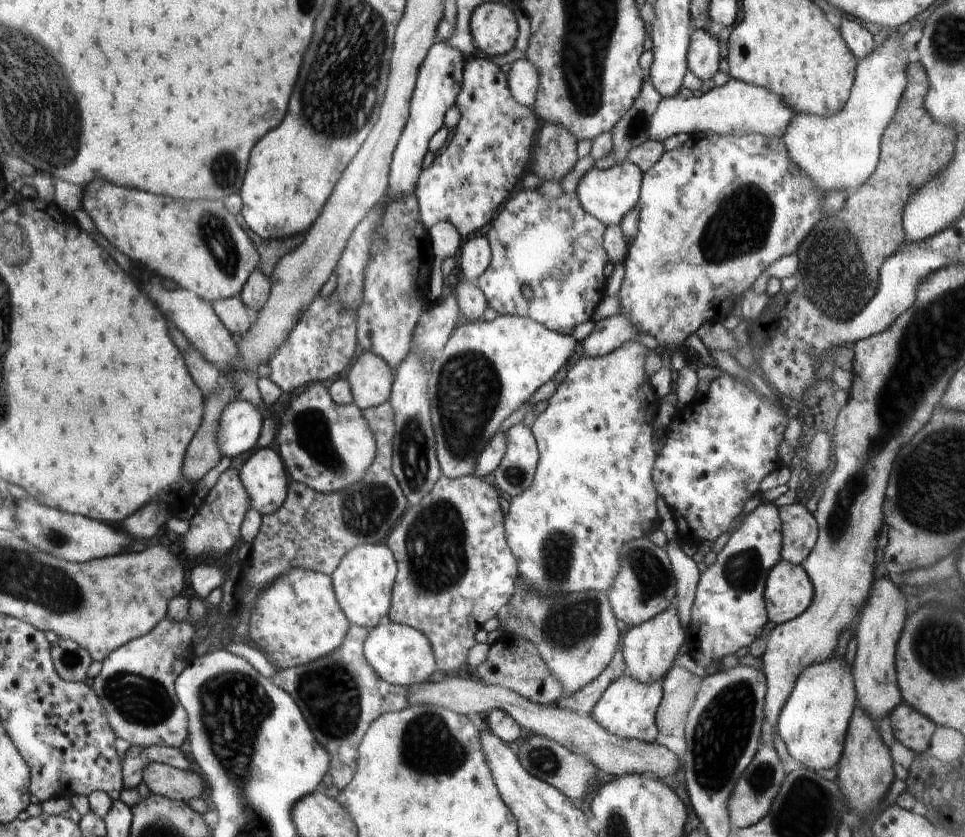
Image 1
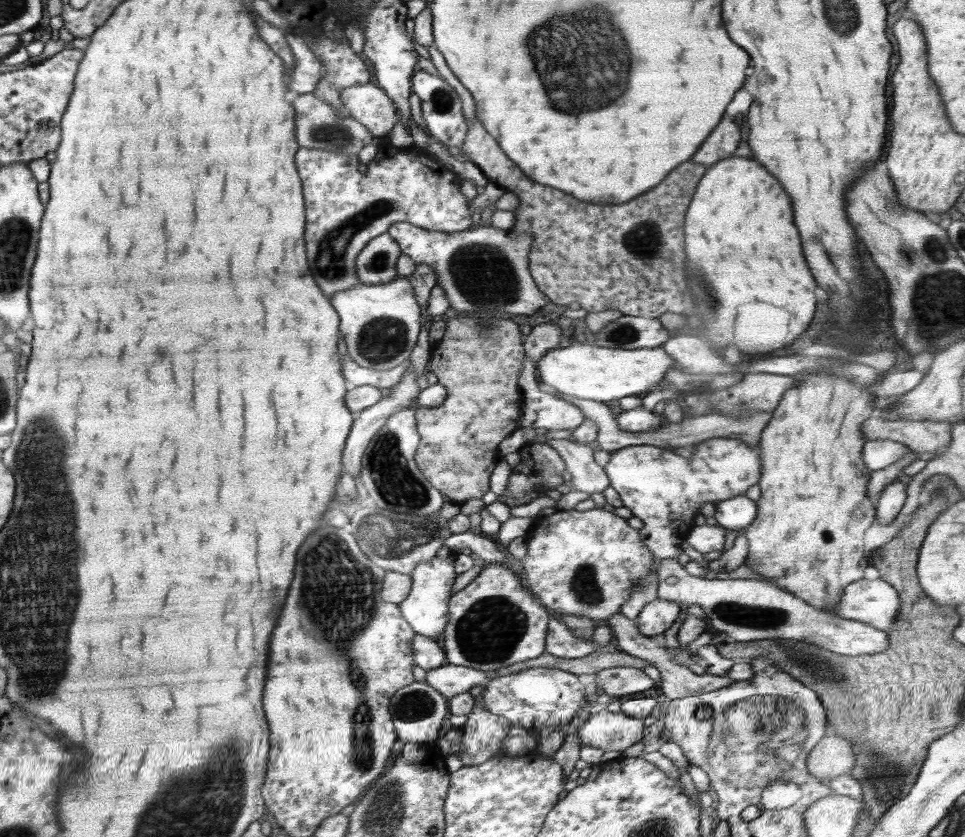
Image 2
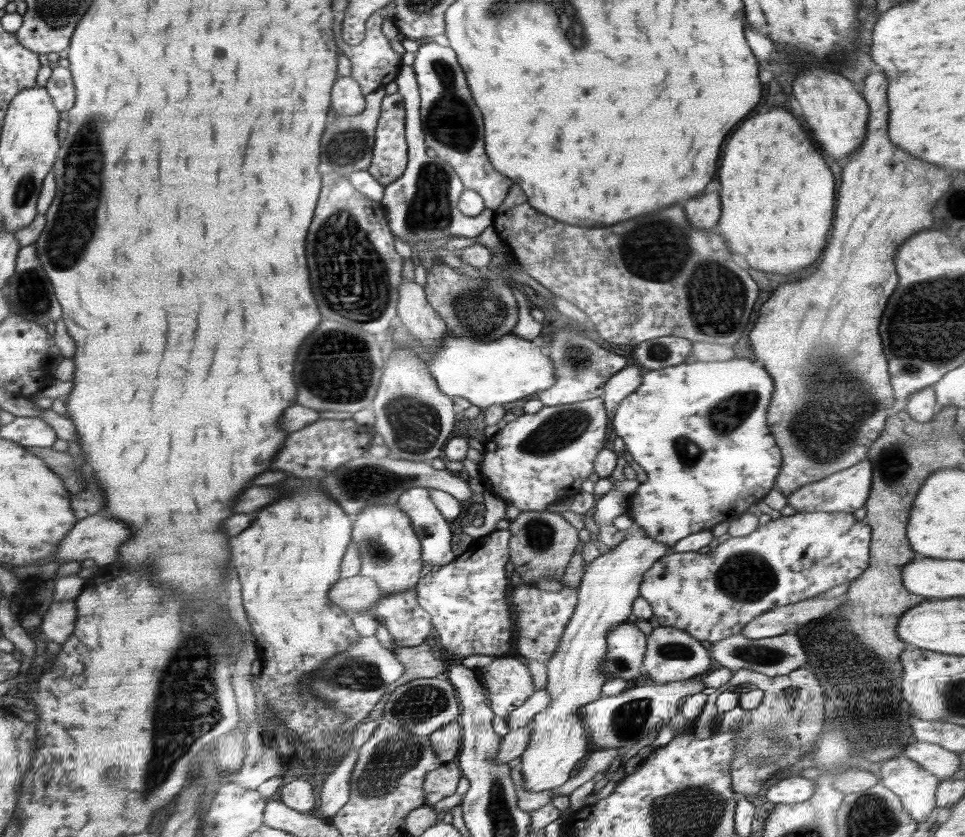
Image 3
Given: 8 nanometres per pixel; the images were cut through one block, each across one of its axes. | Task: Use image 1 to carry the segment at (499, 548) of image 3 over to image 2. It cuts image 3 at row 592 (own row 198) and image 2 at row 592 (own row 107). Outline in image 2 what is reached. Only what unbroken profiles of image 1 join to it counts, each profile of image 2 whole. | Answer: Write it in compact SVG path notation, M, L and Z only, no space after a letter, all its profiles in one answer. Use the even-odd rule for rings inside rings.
M486 564L483 570L460 592L450 597L449 620L440 639L444 649L444 663L467 666L479 671L500 670L516 662L538 658L545 650L548 612L528 590L522 588L520 576L511 568L498 564Z

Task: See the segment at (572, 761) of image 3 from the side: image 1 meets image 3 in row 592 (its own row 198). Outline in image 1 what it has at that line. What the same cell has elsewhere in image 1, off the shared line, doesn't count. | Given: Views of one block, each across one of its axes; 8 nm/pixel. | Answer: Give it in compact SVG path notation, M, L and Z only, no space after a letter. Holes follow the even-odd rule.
M629 161L614 164L608 170L598 170L593 167L584 174L577 187L575 196L578 198L582 209L594 216L602 226L616 226L624 220L628 212L639 206L639 195L643 180L642 170Z

